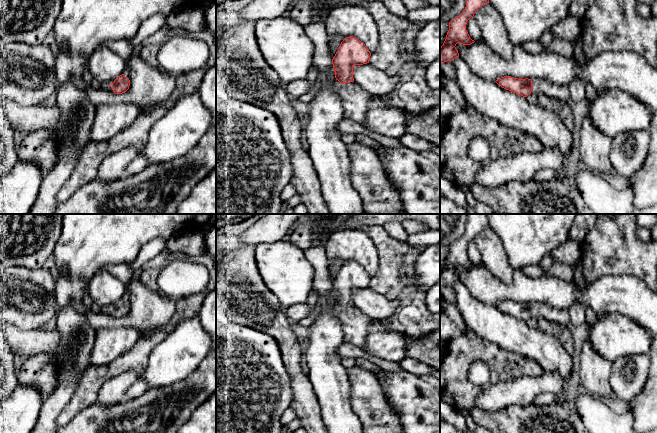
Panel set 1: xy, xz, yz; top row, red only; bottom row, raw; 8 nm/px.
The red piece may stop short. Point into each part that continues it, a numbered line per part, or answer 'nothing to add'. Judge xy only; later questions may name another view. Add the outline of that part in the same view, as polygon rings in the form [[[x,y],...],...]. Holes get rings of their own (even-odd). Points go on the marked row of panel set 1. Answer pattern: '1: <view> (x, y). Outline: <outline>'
1: xy (105, 85). Outline: [[[114,80],[112,81],[109,81],[109,82],[102,82],[102,89],[105,89],[105,90],[109,90],[109,91],[112,91],[112,88],[110,87],[110,85],[114,82]]]

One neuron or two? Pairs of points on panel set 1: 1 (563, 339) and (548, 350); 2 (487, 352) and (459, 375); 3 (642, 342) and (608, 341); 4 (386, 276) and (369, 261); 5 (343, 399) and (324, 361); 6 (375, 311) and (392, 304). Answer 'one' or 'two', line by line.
1: two
2: one
3: one
4: two
5: one
6: one

